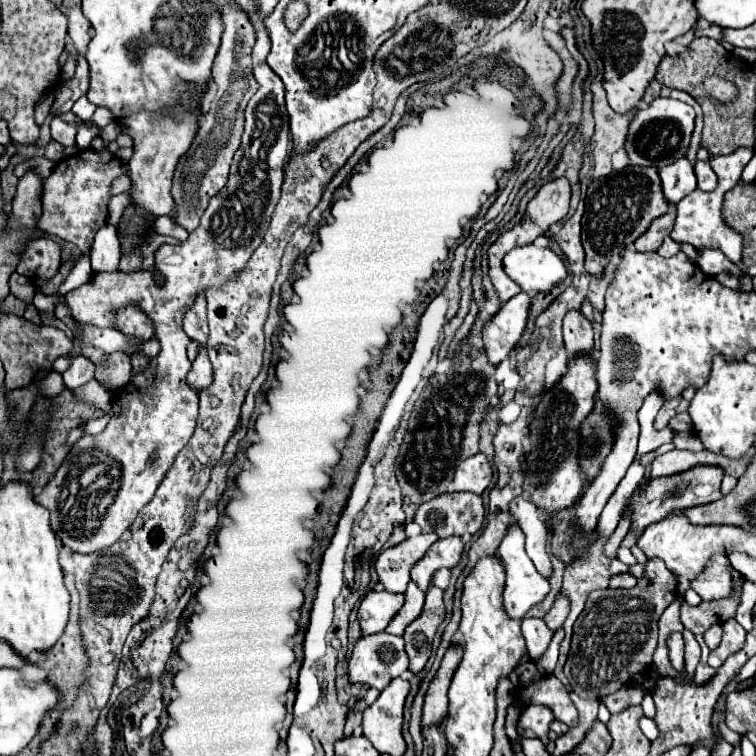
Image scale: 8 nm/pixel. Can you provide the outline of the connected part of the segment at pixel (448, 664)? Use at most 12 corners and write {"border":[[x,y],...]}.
{"border":[[462,646],[448,648],[430,682],[422,728],[448,714],[448,684],[460,664]]}

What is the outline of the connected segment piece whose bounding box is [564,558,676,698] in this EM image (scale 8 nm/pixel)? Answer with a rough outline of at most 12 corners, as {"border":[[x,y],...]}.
{"border":[[660,558],[632,590],[596,590],[564,664],[598,698],[648,672],[676,598]]}

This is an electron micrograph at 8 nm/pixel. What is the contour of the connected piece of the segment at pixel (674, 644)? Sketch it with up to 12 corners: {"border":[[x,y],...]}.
{"border":[[680,632],[668,638],[670,664],[680,672],[684,668],[684,650]]}

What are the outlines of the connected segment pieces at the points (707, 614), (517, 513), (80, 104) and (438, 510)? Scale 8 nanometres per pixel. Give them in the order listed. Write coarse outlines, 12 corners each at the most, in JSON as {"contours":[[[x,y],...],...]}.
{"contours":[[[740,586],[728,598],[691,606],[690,632],[704,634],[714,622],[734,618]],[[518,496],[510,512],[526,536],[526,552],[542,576],[552,566],[538,508]],[[86,96],[74,104],[74,112],[82,120],[89,121],[94,114],[94,106]],[[446,492],[424,502],[414,522],[440,538],[476,534],[482,498]]]}

